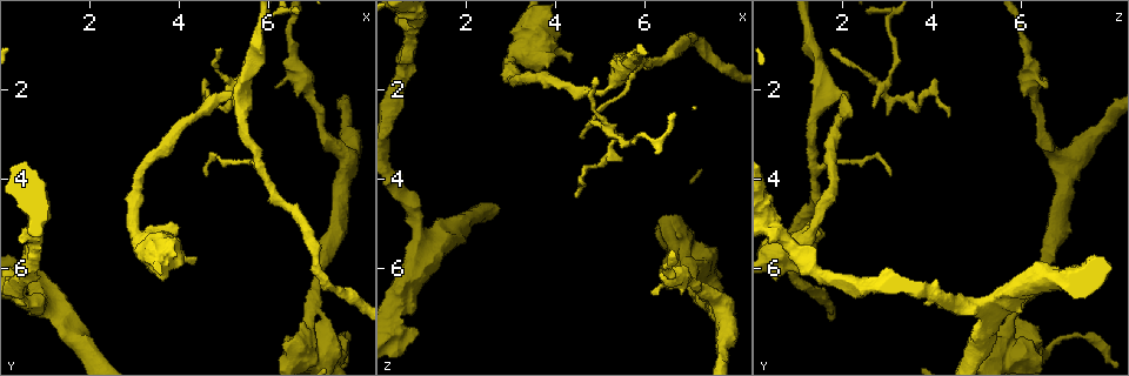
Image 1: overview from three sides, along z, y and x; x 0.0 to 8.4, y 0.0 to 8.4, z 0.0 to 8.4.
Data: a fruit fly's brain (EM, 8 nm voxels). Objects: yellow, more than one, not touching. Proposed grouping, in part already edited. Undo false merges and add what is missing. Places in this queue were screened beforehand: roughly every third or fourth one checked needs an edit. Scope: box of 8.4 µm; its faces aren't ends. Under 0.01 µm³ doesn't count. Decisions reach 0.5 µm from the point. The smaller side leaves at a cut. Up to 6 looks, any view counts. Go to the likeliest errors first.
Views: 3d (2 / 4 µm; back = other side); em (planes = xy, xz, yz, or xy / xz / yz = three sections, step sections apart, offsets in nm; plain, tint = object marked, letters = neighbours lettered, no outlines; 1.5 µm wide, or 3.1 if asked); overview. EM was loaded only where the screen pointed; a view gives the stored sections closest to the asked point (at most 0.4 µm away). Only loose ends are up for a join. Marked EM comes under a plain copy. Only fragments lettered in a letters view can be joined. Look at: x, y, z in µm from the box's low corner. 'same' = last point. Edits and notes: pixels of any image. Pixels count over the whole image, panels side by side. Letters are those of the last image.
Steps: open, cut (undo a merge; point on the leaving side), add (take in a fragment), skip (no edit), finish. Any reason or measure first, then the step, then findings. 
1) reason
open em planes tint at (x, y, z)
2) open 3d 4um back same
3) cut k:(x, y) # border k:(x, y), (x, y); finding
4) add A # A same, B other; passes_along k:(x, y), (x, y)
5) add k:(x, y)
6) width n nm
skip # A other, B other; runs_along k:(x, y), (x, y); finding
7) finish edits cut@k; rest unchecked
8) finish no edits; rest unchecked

tapers out
open em xy step 8 tint at (4.50, 2.60, 4.40)

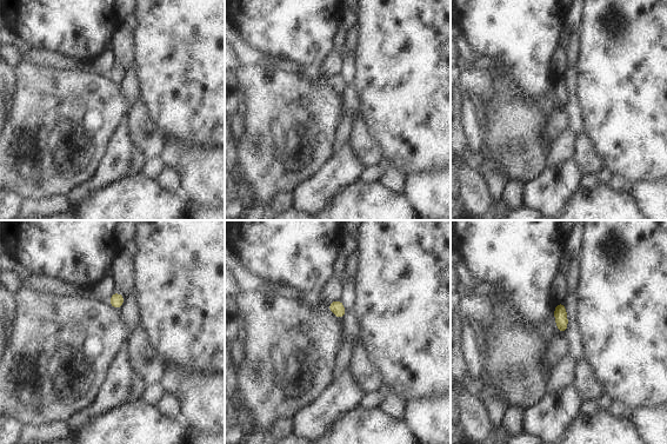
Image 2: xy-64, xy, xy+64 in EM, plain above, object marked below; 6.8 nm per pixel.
open em planes letters same

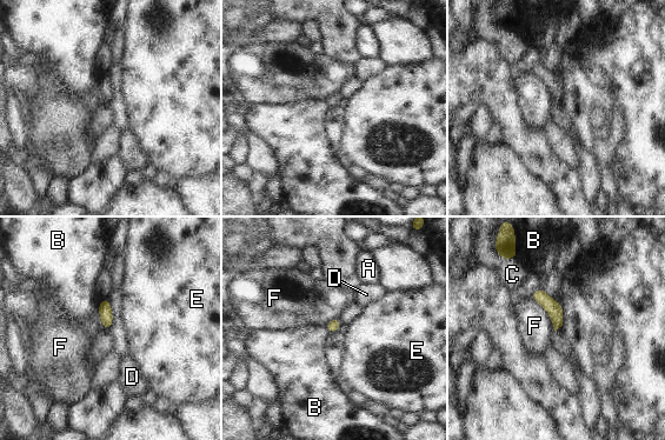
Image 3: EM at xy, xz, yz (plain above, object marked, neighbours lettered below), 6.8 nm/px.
longest_contact F 300 nm
skip # A other, B other, C other, D other, E other, F other; none of them fits

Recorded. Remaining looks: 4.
branch point
open 3d 4um at (5.20, 1.85, 2.90)

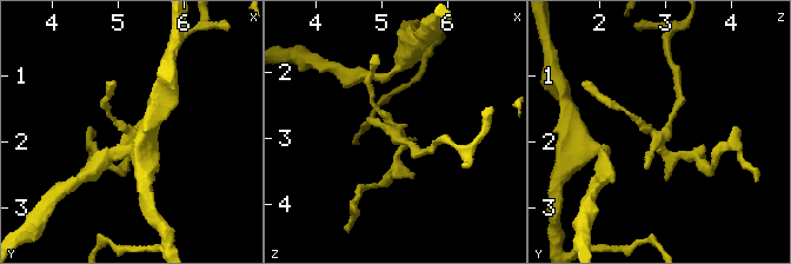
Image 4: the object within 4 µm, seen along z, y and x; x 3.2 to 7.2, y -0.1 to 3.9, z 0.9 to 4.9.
shape alone is not enough
open em planes letters at (5.20, 1.90, 2.90)

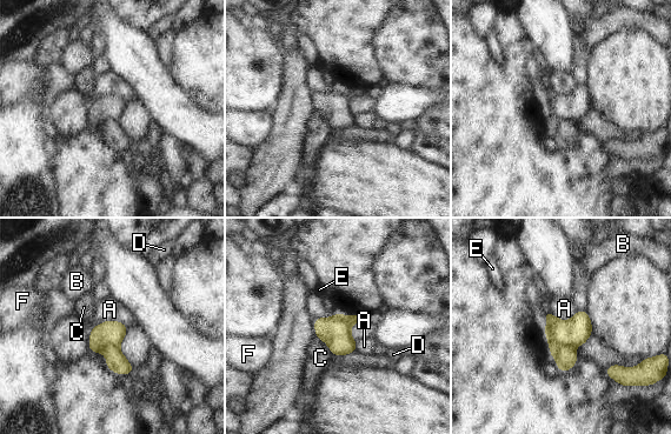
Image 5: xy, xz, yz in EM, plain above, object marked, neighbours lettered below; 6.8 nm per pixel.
cut 5:(565, 356) # A other, B other, C other, D other, E other, F other; border 5:(572, 347), (555, 346), (550, 348); a second neuron is stuck on

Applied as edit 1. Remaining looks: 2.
finish edits cut@5; rest unchecked

